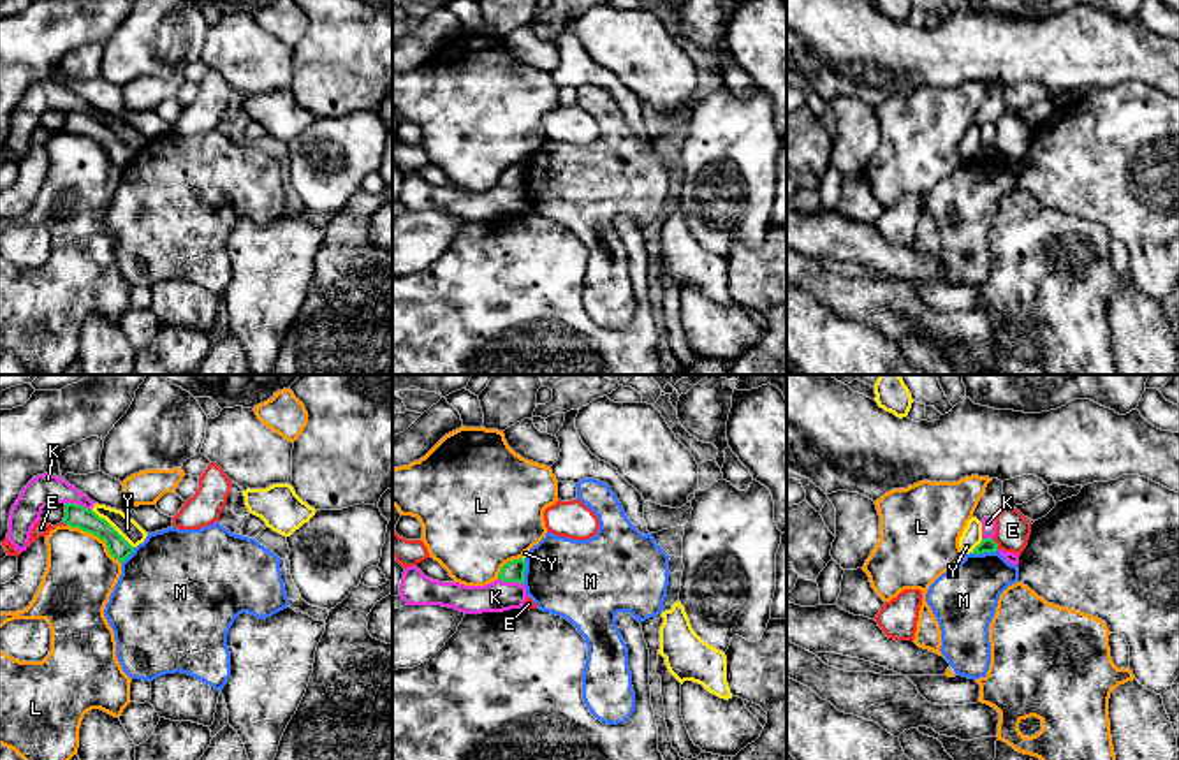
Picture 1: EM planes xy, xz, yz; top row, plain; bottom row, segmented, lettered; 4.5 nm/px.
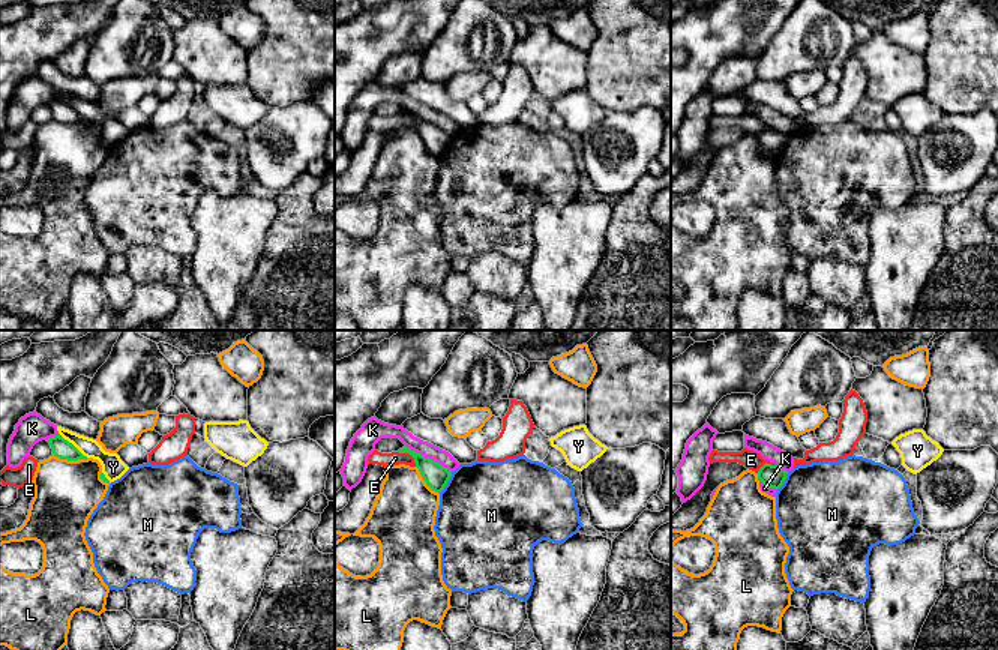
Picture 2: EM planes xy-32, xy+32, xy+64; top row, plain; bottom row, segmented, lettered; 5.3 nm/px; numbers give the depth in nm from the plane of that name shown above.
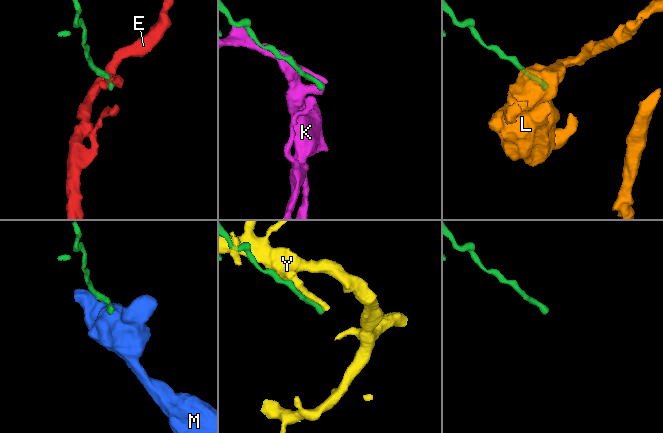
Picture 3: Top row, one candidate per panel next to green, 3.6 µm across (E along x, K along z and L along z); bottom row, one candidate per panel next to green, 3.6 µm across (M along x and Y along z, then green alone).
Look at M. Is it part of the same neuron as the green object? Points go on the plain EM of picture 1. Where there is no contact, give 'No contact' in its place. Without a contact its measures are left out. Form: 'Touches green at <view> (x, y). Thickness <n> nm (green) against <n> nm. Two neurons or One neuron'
Touches green at yz (984, 157). Thickness 60 nm (green) against 300 nm. Two neurons

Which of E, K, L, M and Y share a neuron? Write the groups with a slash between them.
E / K / L / M / Y

